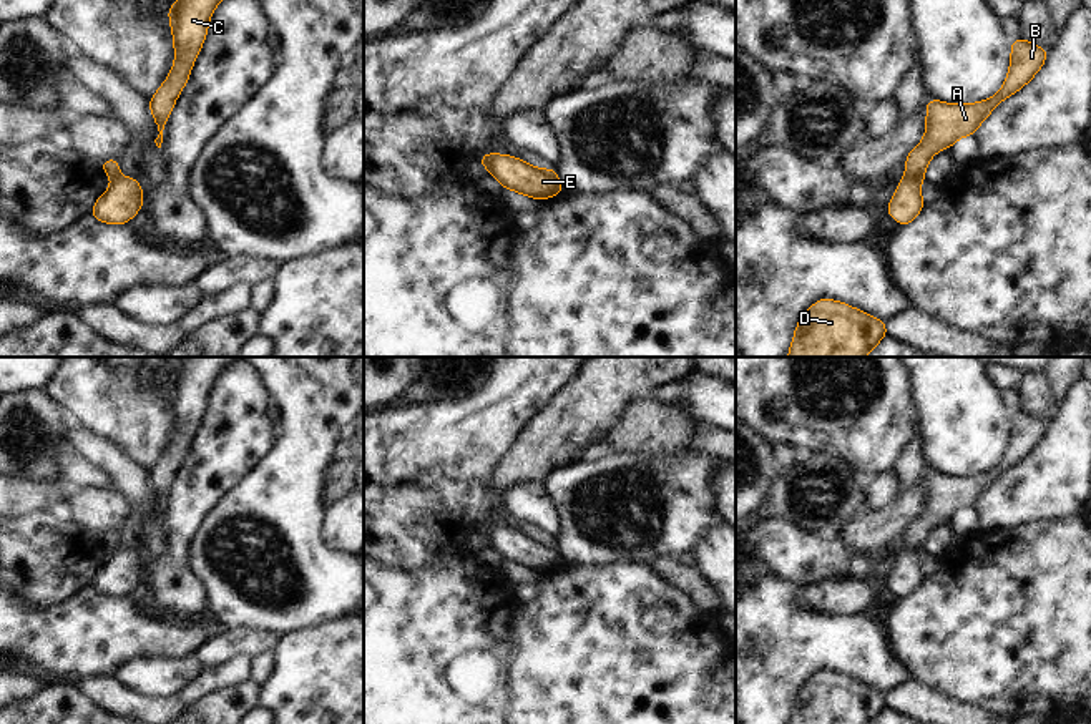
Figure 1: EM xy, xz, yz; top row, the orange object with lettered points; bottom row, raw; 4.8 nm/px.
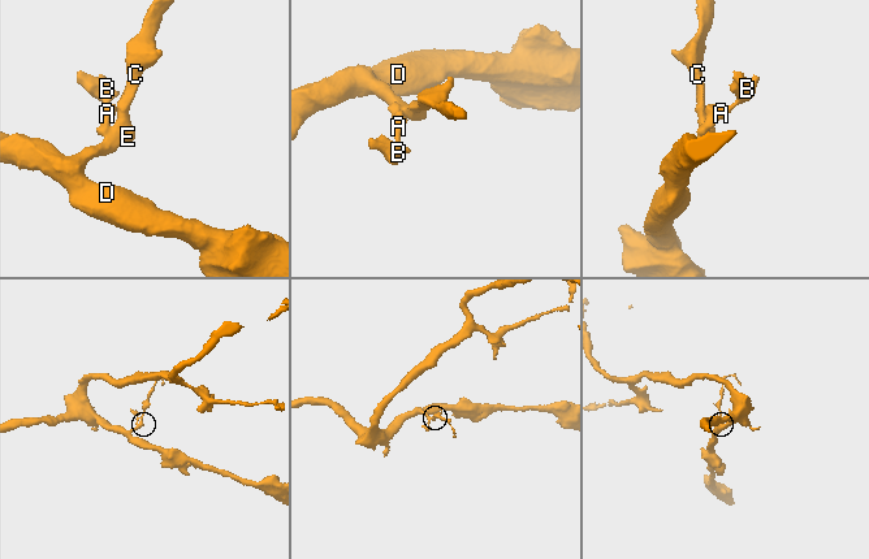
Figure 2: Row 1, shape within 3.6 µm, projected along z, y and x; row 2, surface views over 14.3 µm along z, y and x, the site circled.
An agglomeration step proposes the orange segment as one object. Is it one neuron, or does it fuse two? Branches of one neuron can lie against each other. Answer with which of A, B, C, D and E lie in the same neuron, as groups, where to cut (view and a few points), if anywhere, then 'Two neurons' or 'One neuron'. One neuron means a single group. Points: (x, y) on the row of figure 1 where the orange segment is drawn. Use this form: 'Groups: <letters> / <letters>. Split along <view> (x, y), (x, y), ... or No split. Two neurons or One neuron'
Groups: A B / C D E. Split along yz (905, 175), (922, 176). Two neurons.

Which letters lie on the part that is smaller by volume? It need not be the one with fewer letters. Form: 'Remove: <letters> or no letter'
Remove: A, B

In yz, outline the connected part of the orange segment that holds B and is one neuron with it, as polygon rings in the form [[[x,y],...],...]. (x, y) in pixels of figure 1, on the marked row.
[[[1025,38],[1011,40],[1010,73],[1001,90],[981,101],[950,105],[927,100],[927,133],[905,159],[905,176],[923,176],[932,156],[955,144],[960,136],[975,135],[981,121],[1008,96],[1023,88],[1043,66],[1049,48],[1038,48]]]

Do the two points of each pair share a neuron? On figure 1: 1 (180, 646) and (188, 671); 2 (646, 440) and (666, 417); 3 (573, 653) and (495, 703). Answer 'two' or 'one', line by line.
1: two
2: one
3: two

